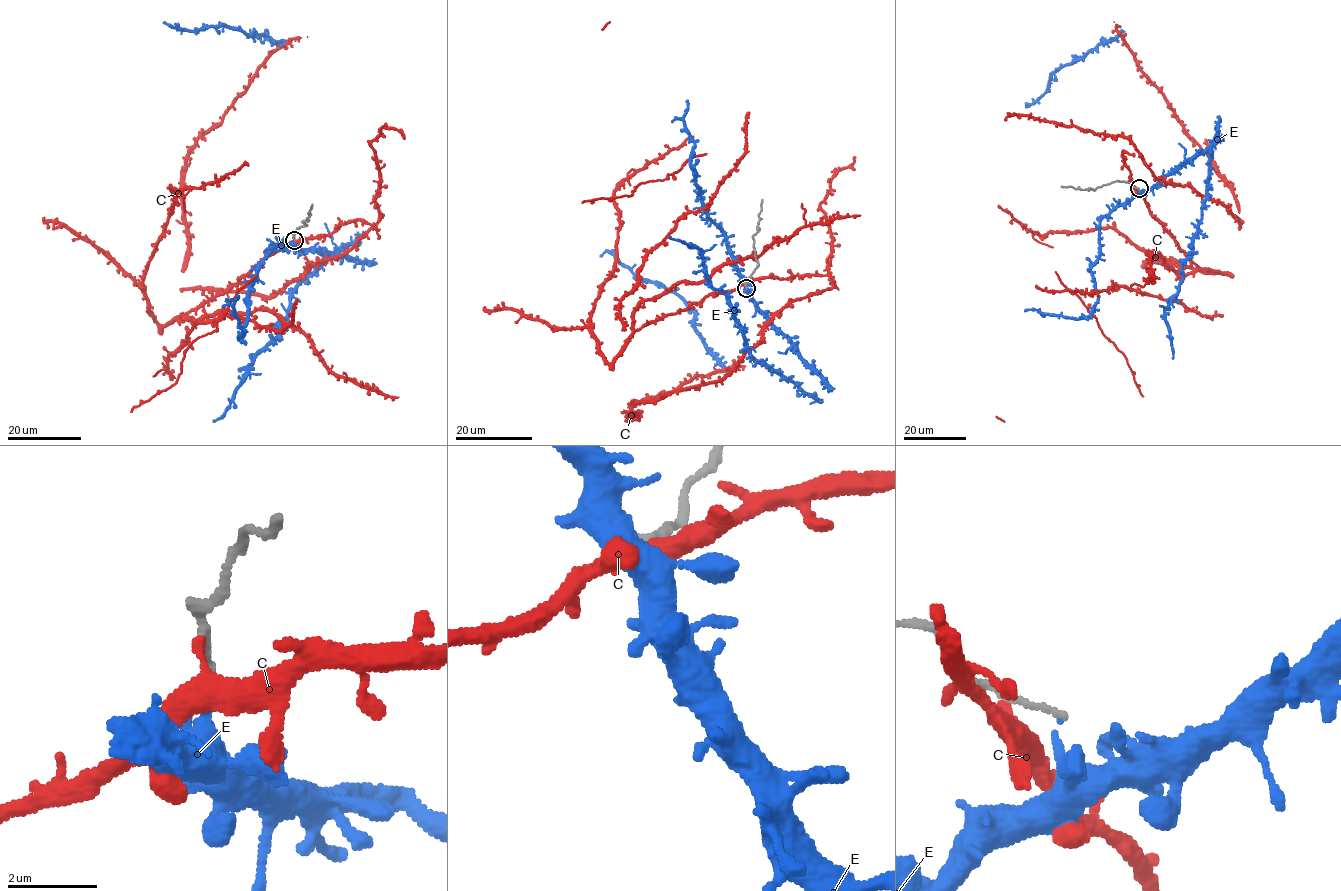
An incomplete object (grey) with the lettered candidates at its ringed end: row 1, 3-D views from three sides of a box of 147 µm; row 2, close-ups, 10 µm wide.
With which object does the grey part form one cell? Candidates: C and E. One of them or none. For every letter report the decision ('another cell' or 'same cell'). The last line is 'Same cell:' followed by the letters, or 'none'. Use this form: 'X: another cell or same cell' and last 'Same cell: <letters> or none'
C: another cell
E: another cell
Same cell: none

